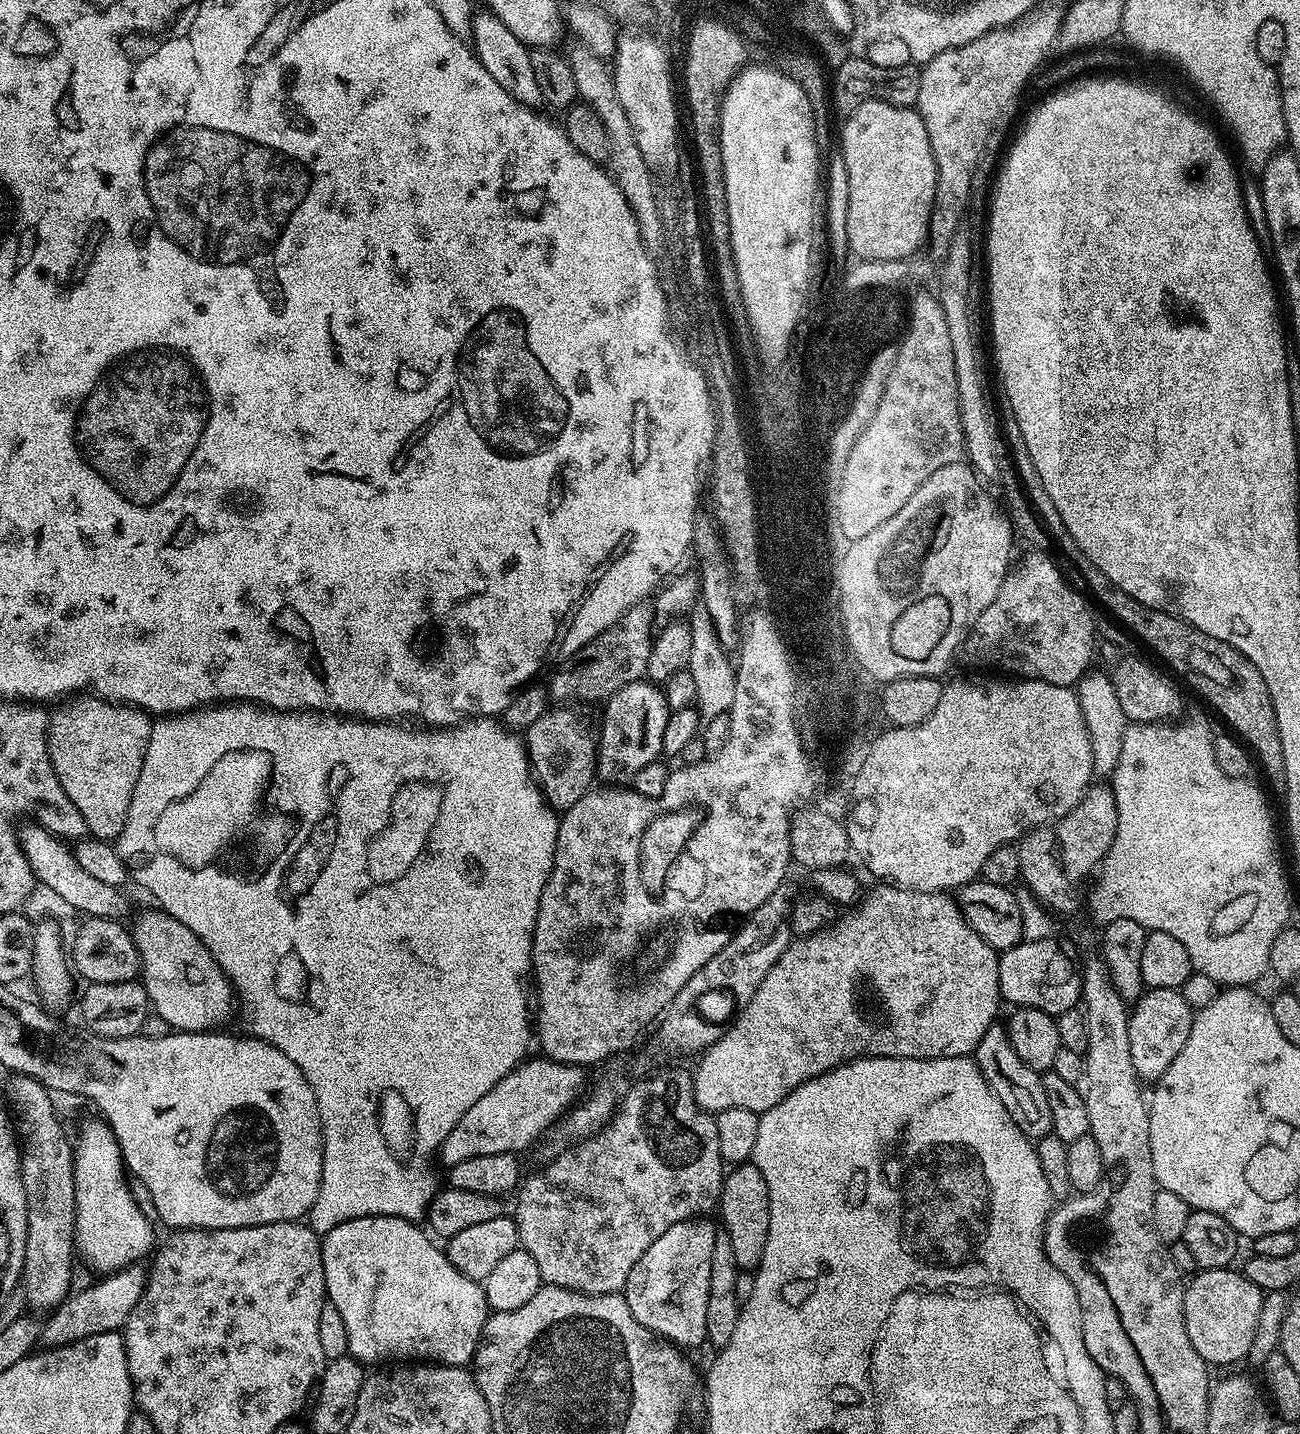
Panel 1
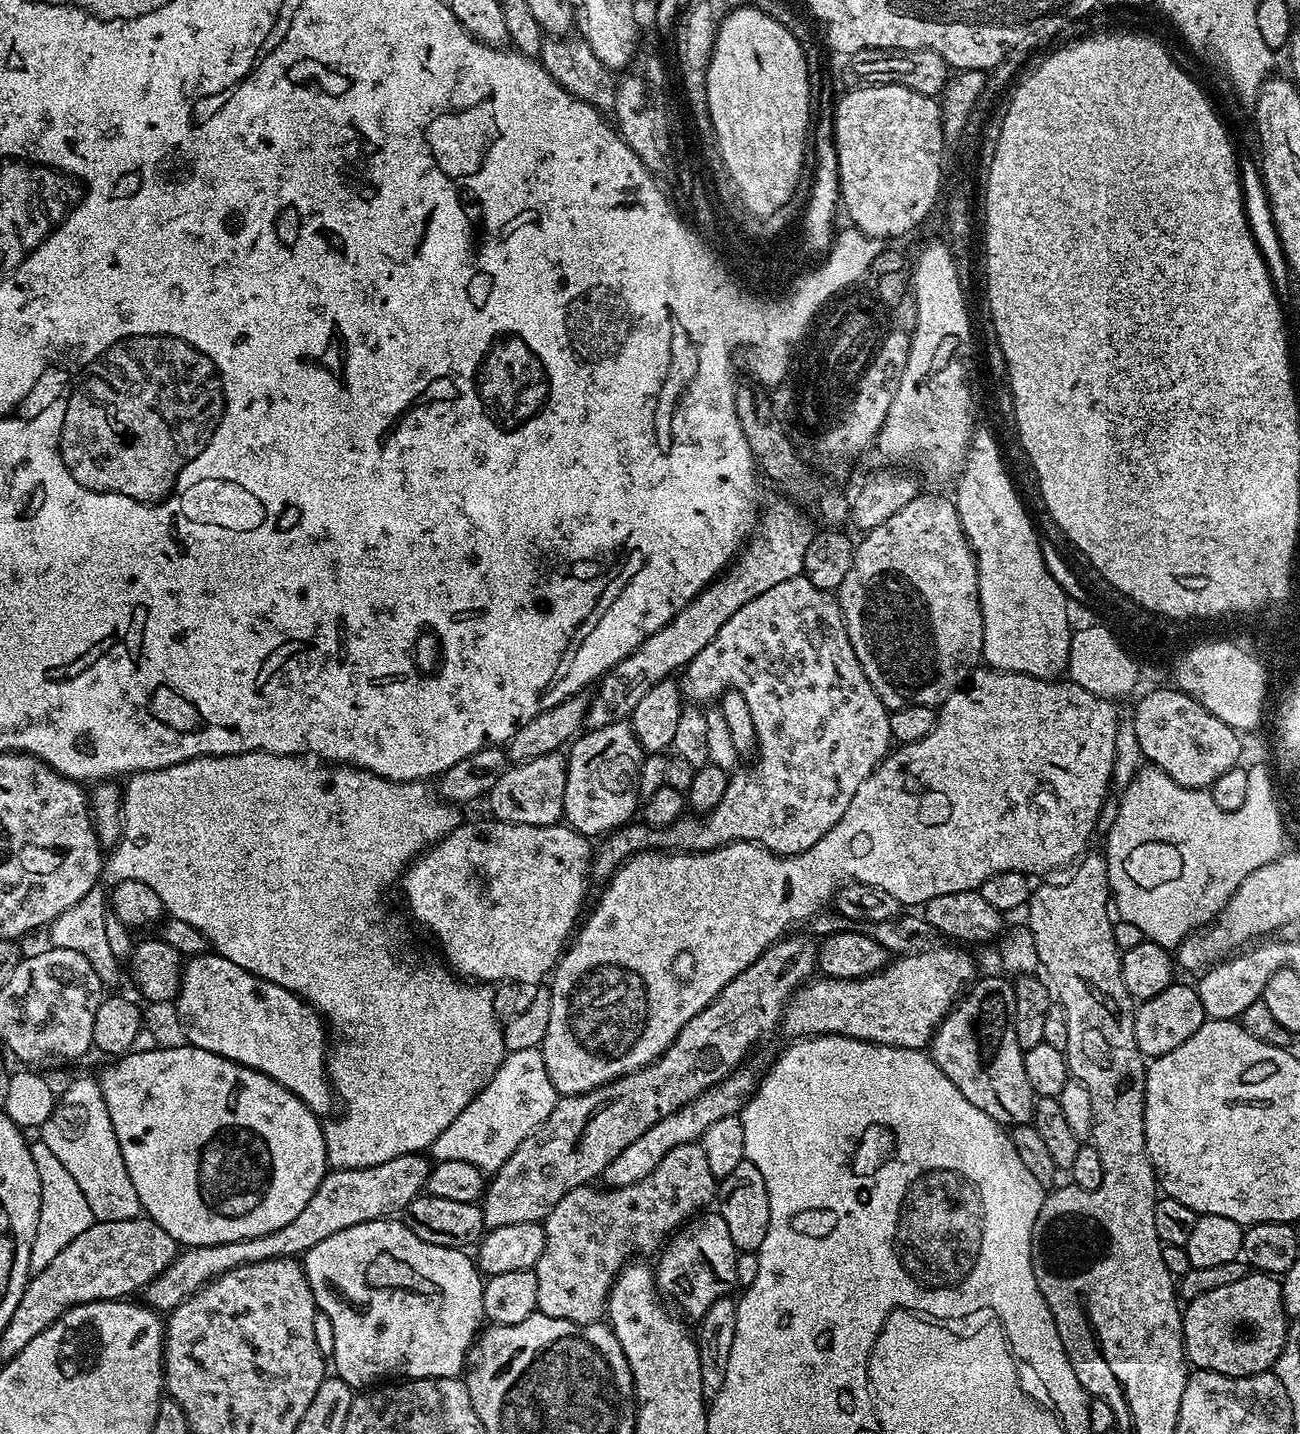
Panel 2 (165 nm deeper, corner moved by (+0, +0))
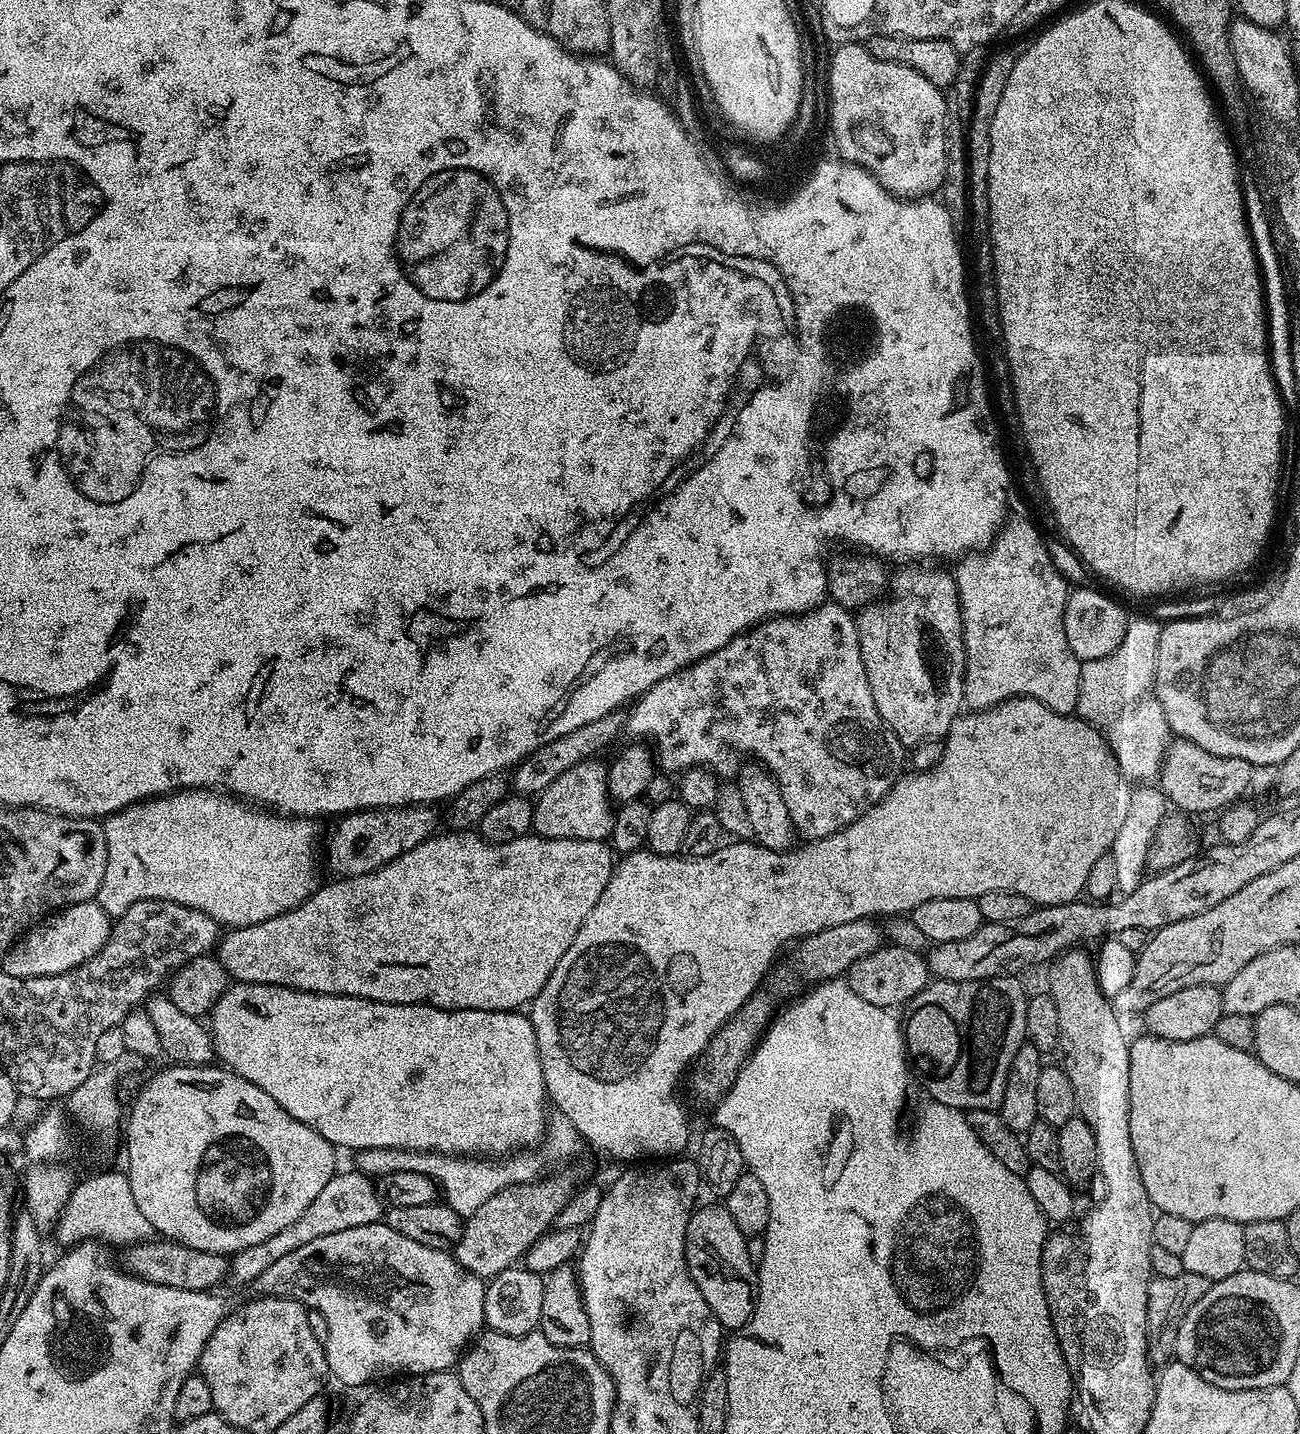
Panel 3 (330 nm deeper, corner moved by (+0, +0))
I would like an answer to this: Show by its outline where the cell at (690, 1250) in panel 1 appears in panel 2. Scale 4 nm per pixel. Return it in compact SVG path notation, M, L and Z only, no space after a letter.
M705 1211L687 1221L663 1245L660 1261L654 1264L656 1287L669 1301L676 1300L685 1317L702 1317L718 1298L729 1295L733 1291L731 1288L737 1287L737 1255L734 1238L730 1238L730 1230L726 1227L726 1218L722 1218L719 1211Z

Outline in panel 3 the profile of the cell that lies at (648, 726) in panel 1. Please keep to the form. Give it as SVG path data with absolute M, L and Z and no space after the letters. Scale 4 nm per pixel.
M599 759L584 760L578 766L570 766L566 774L558 774L546 790L535 797L532 805L533 818L531 831L537 836L546 838L570 838L571 840L602 840L607 841L612 834L614 804L608 795L608 769Z

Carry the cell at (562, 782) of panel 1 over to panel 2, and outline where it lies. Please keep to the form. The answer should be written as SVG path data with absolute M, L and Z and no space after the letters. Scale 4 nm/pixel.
M546 753L528 762L519 762L507 767L486 797L493 819L511 824L546 826L561 823L564 817L567 759L563 753Z

